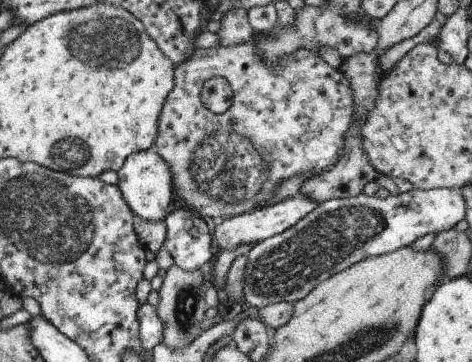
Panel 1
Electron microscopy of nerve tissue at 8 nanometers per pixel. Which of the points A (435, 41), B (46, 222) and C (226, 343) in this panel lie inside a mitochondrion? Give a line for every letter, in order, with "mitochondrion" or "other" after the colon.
A: other
B: mitochondrion
C: other

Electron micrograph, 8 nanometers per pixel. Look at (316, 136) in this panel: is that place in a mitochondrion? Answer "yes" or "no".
no

